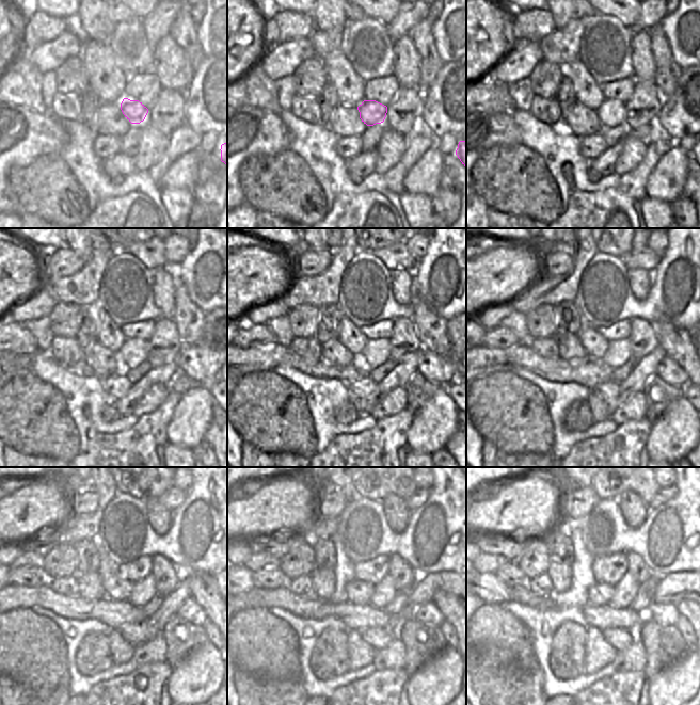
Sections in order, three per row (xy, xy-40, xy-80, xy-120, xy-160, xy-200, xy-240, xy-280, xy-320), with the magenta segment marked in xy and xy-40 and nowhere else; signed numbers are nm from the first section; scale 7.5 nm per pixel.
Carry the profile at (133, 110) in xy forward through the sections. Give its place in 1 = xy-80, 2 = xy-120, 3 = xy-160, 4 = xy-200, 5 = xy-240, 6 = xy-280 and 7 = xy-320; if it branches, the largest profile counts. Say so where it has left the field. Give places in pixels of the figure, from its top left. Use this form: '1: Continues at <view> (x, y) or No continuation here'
1: Continues at xy-80 (611, 113)
2: Continues at xy-120 (133, 352)
3: Continues at xy-160 (377, 351)
4: Continues at xy-200 (618, 352)
5: Continues at xy-240 (144, 590)
6: Continues at xy-280 (384, 591)
7: Continues at xy-320 (624, 592)

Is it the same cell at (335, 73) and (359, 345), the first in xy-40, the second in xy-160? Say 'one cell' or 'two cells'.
one cell

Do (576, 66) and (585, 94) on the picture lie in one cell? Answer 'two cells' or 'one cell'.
one cell

